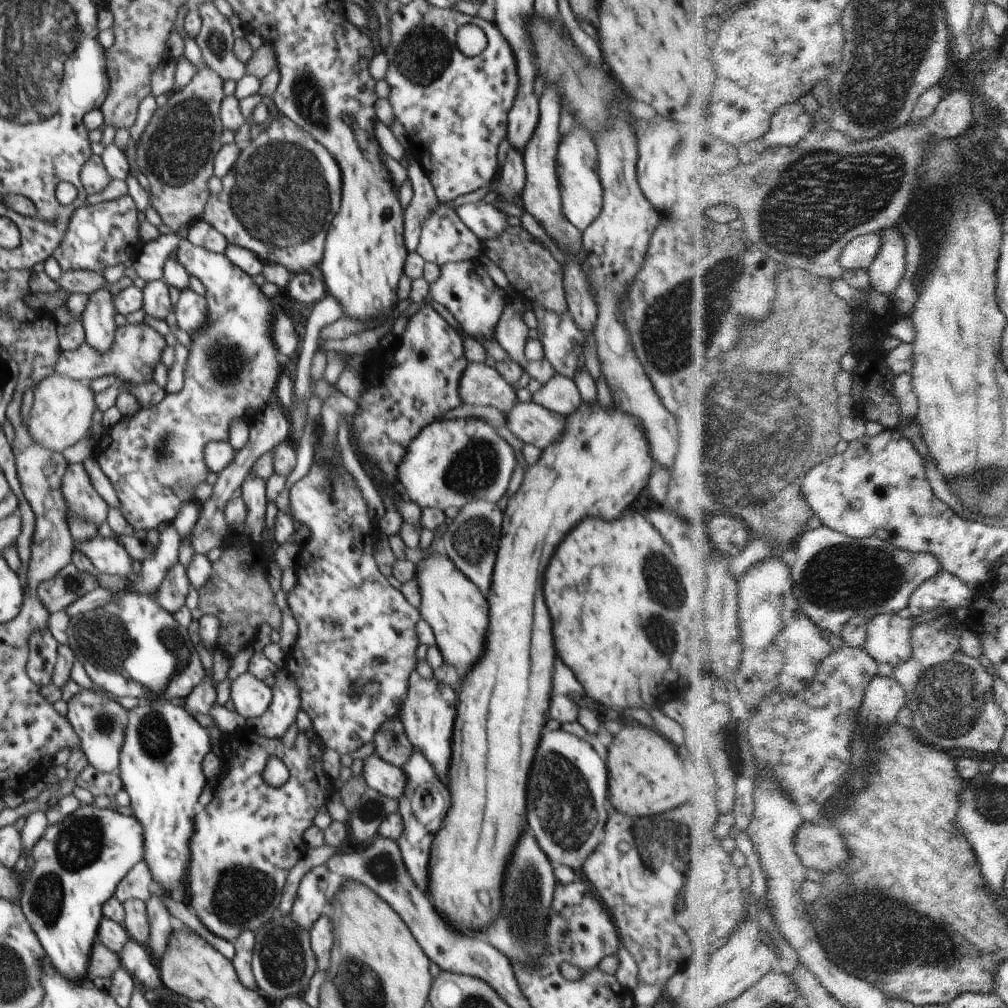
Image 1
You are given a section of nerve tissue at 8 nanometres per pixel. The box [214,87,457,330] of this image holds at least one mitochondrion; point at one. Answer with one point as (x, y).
(271, 191)

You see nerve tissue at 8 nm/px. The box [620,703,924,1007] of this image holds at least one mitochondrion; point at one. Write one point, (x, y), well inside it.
(860, 913)

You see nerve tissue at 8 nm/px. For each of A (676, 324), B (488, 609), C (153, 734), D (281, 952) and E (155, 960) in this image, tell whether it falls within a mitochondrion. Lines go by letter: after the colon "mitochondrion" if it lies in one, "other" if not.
A: mitochondrion
B: other
C: mitochondrion
D: mitochondrion
E: other

